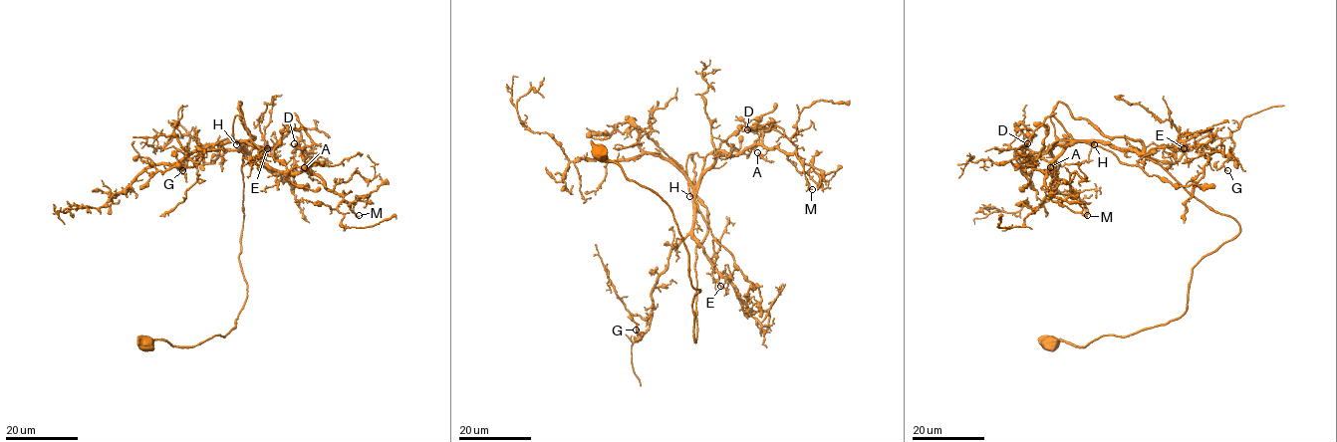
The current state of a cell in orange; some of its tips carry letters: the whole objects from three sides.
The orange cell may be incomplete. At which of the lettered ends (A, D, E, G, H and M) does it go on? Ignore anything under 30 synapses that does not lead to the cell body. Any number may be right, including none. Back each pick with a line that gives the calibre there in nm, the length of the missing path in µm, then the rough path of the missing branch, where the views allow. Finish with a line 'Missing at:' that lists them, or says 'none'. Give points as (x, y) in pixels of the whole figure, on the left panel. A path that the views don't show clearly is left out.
H: calibre 180 nm; missing 60 µm; course (236, 144), (237, 149), (210, 164), (194, 179), (183, 184), (176, 179), (173, 192)
Missing at: H

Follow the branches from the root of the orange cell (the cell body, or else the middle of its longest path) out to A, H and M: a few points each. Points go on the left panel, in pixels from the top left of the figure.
A: (146, 342), (195, 346), (235, 328), (246, 298), (240, 142), (274, 168), (313, 173), (304, 167)
H: (146, 342), (142, 339), (195, 346), (235, 328), (246, 298), (238, 258), (243, 153), (236, 144)
M: (146, 342), (195, 346), (235, 328), (246, 298), (238, 258), (241, 141), (274, 168), (313, 172), (359, 215)

